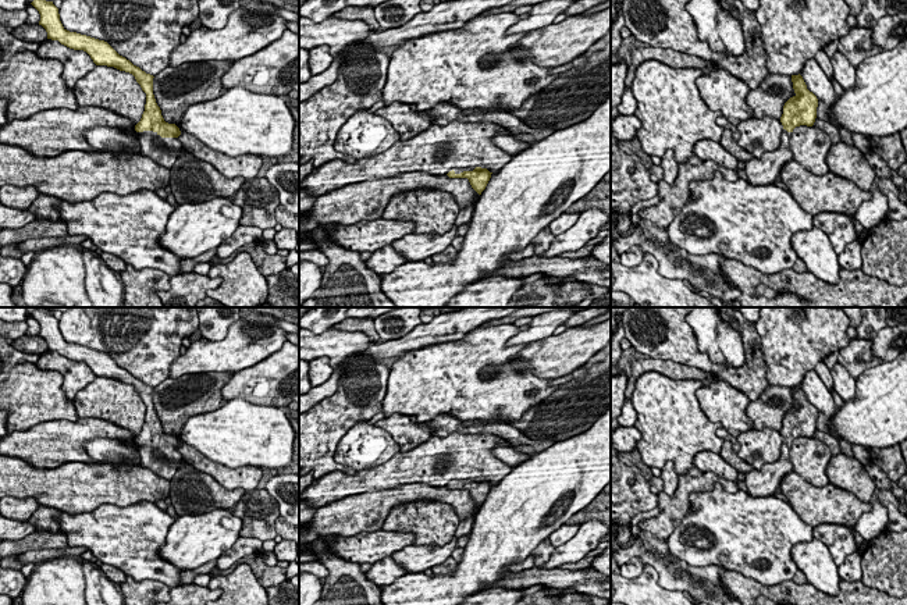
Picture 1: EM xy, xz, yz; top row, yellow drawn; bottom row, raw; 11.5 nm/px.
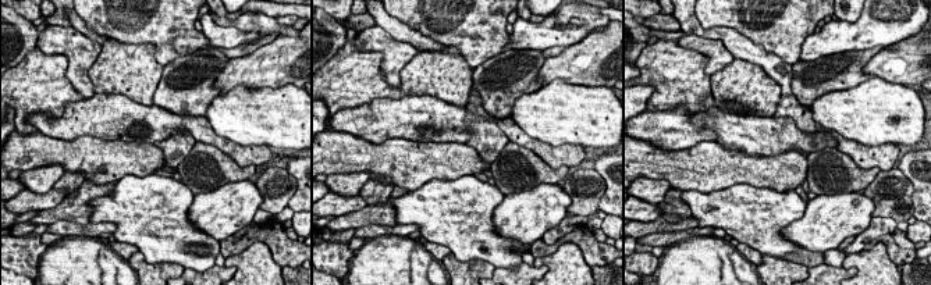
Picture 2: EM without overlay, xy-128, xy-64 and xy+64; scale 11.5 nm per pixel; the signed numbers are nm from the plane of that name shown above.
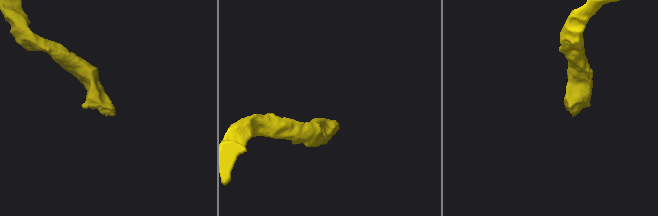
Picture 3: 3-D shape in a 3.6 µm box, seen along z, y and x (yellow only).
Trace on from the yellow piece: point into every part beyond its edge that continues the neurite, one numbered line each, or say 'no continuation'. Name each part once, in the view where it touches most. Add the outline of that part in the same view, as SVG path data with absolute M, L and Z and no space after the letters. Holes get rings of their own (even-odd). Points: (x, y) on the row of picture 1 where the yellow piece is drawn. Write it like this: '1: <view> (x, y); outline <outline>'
1: xy (163, 150); outline M138 132L141 153L164 168L171 168L178 159L182 143L178 138L161 138L157 132Z

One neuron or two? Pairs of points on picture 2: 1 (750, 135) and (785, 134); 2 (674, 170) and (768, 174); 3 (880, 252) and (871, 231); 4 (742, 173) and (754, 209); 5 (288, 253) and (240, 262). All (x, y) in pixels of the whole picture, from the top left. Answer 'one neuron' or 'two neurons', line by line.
1: one neuron
2: one neuron
3: two neurons
4: two neurons
5: two neurons

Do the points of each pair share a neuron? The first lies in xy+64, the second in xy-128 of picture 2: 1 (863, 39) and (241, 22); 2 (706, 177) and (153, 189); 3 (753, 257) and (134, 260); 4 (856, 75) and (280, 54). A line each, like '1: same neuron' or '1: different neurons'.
1: different neurons
2: different neurons
3: different neurons
4: different neurons

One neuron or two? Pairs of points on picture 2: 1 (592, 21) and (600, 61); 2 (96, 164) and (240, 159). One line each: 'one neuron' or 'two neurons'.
1: two neurons
2: two neurons

